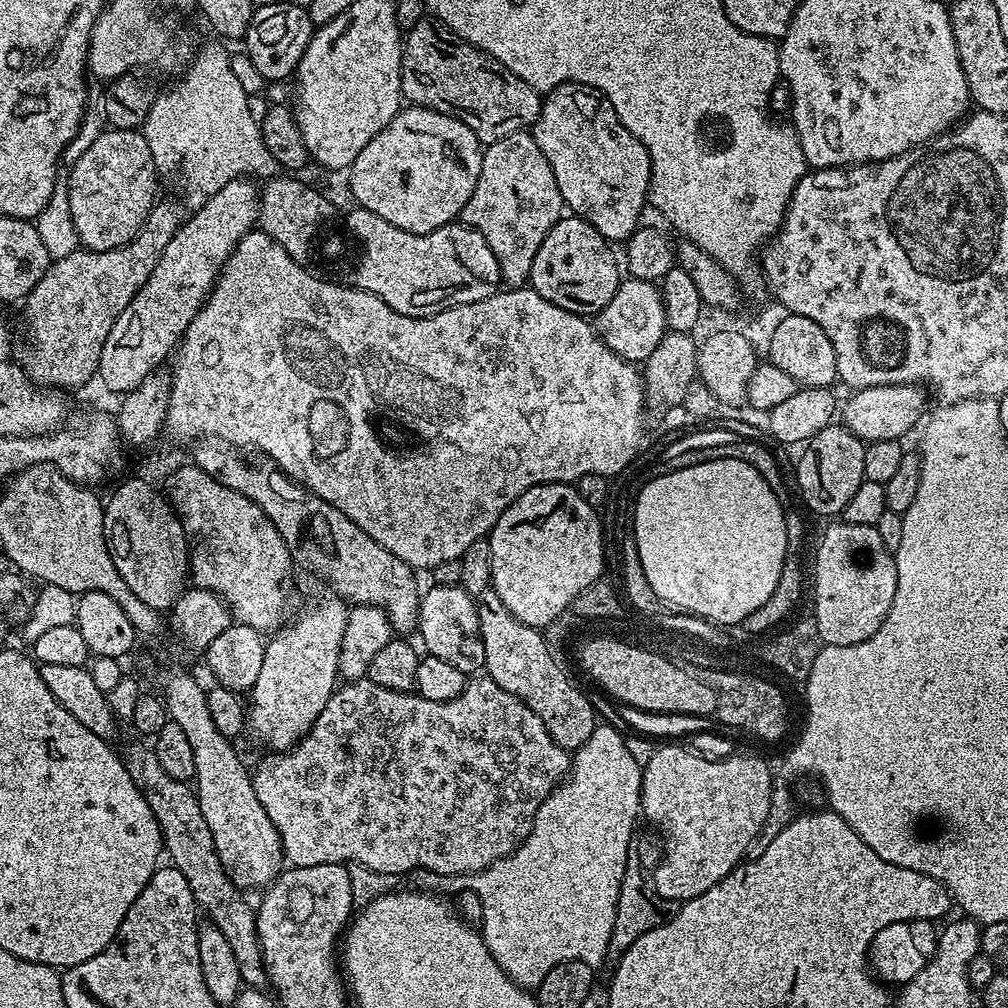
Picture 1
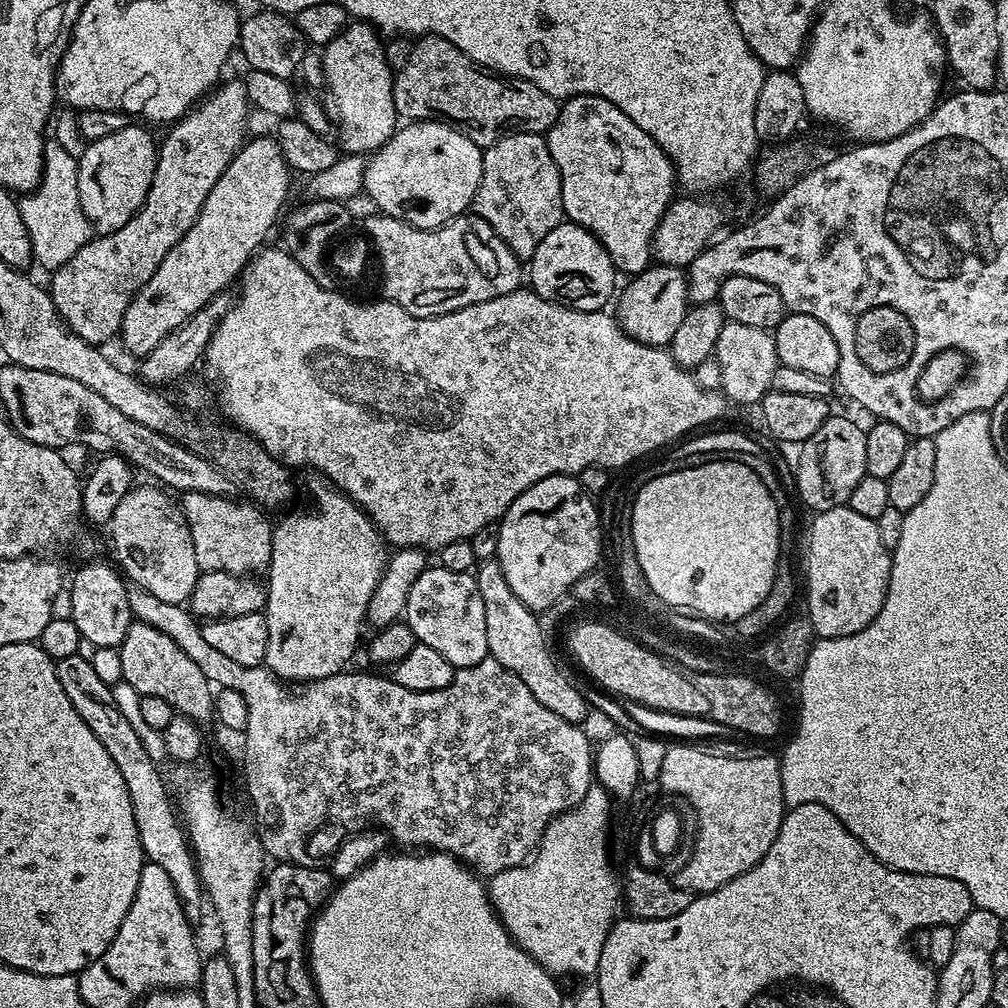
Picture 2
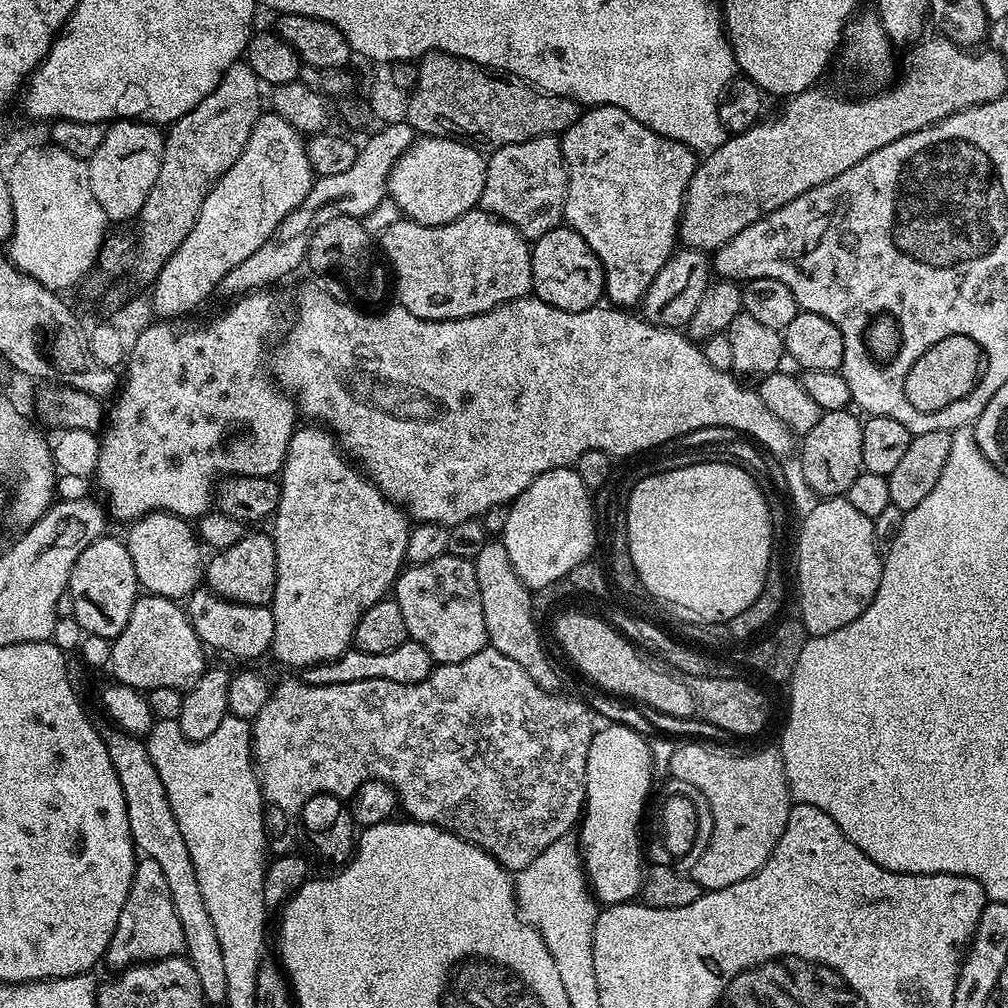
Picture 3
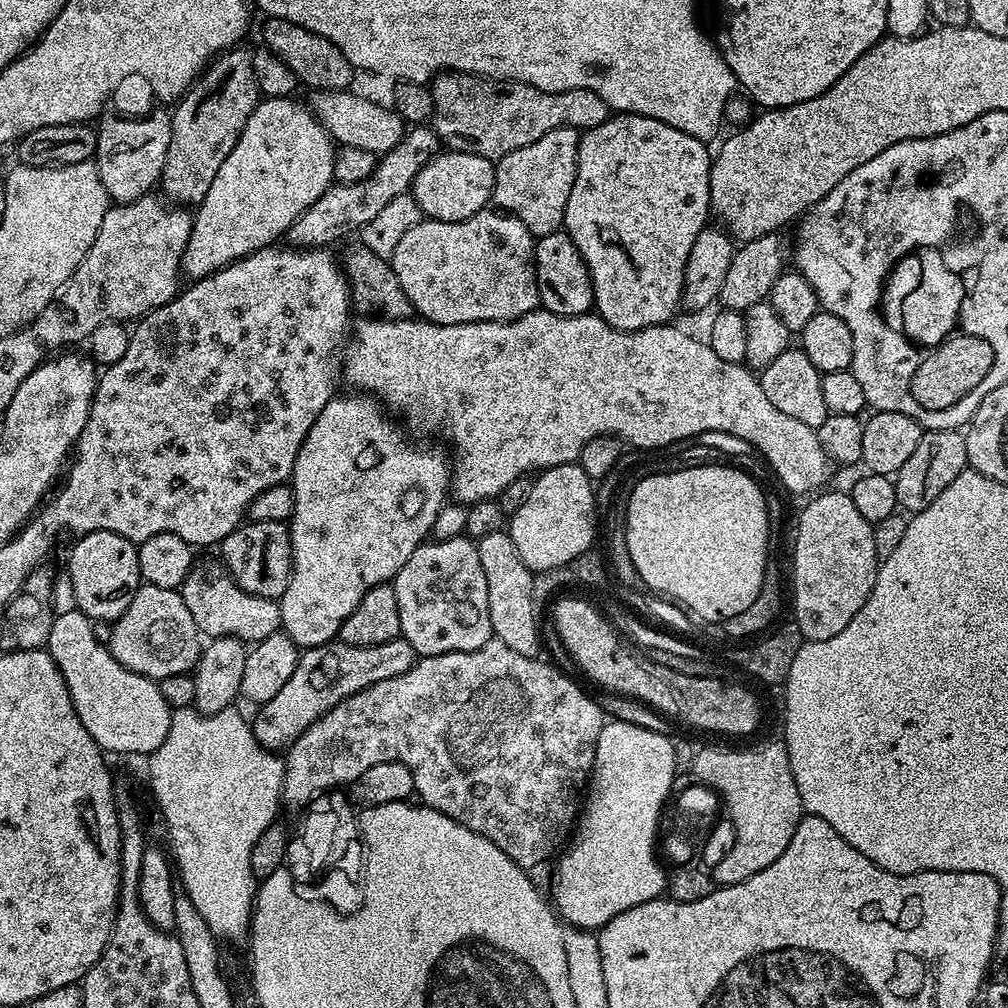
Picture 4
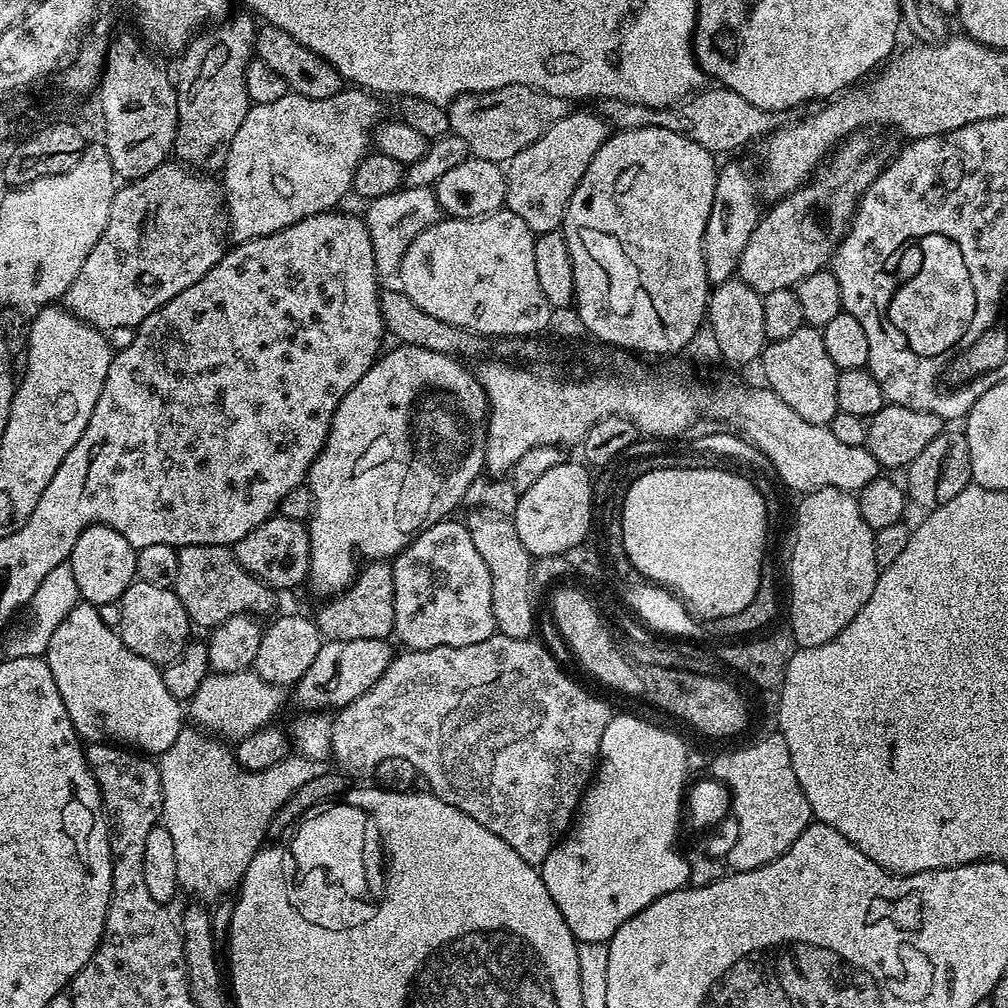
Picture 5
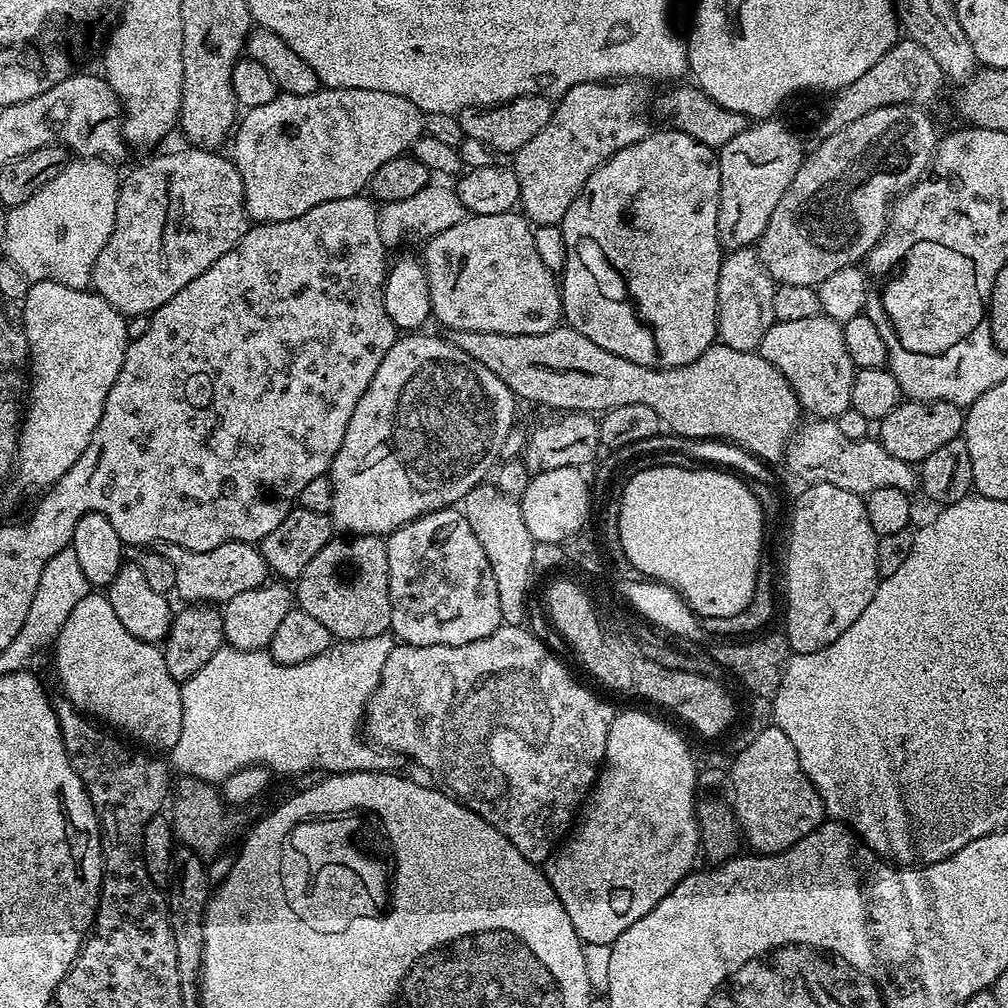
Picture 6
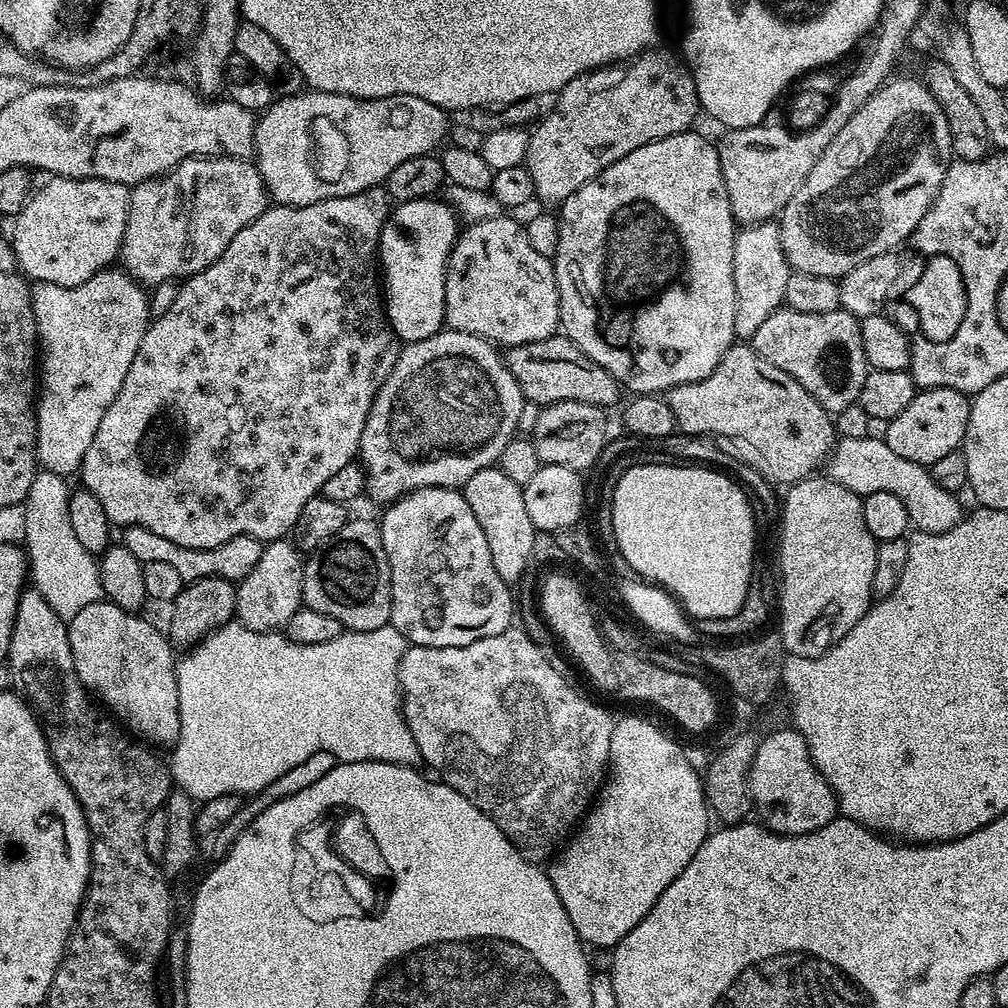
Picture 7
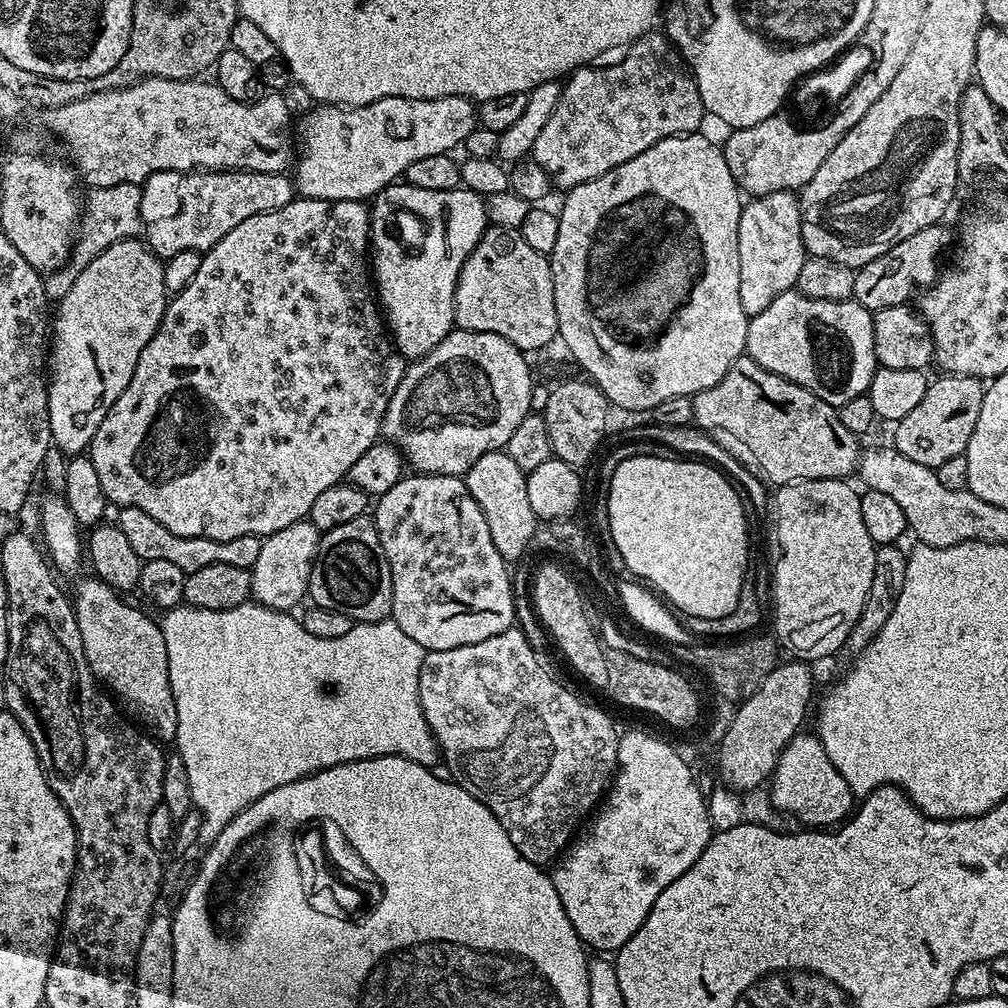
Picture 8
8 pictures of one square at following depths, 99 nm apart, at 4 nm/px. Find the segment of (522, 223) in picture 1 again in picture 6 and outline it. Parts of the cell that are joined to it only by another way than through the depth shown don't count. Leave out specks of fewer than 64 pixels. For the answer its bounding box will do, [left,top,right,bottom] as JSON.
[514,80,649,225]

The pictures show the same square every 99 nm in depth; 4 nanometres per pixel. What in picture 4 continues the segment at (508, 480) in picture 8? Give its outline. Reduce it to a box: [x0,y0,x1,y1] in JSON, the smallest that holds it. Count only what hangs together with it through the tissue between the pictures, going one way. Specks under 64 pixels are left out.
[475,531,542,657]

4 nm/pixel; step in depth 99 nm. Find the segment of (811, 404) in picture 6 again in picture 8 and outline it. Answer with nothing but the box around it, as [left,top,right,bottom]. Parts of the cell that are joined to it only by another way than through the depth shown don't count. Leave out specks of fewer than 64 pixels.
[746,291,877,405]

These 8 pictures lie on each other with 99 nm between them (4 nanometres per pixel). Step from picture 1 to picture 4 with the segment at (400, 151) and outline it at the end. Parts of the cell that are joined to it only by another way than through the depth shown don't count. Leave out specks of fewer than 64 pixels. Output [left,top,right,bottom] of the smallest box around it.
[410,150,496,222]

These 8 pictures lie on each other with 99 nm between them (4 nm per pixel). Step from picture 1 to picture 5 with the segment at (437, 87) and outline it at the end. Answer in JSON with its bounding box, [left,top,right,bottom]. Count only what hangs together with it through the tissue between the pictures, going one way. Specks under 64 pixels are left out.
[447,84,806,165]

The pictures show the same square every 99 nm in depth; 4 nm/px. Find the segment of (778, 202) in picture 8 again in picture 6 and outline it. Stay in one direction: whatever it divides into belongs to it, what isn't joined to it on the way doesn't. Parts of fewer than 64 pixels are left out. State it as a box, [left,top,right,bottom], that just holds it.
[716,247,778,352]

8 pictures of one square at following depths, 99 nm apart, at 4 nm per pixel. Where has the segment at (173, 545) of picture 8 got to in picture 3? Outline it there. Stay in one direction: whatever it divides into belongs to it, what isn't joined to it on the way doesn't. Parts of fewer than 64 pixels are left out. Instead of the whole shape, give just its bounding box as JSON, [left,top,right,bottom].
[186,587,274,660]

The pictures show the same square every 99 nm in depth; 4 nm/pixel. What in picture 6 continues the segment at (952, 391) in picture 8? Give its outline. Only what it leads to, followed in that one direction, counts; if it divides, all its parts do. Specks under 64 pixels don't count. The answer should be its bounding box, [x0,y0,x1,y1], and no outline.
[878,399,965,466]

